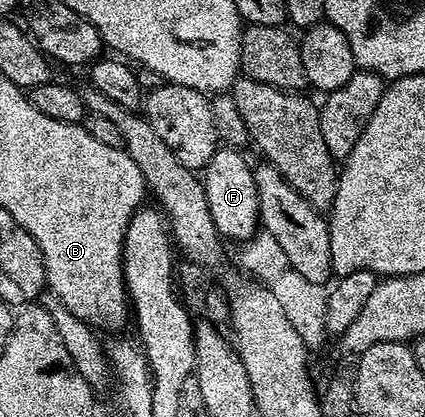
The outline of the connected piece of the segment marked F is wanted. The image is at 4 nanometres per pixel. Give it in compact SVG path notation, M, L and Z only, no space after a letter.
M219 147L200 173L208 199L208 211L212 211L212 223L216 223L218 236L227 242L245 243L260 229L254 170L242 152L238 147Z

